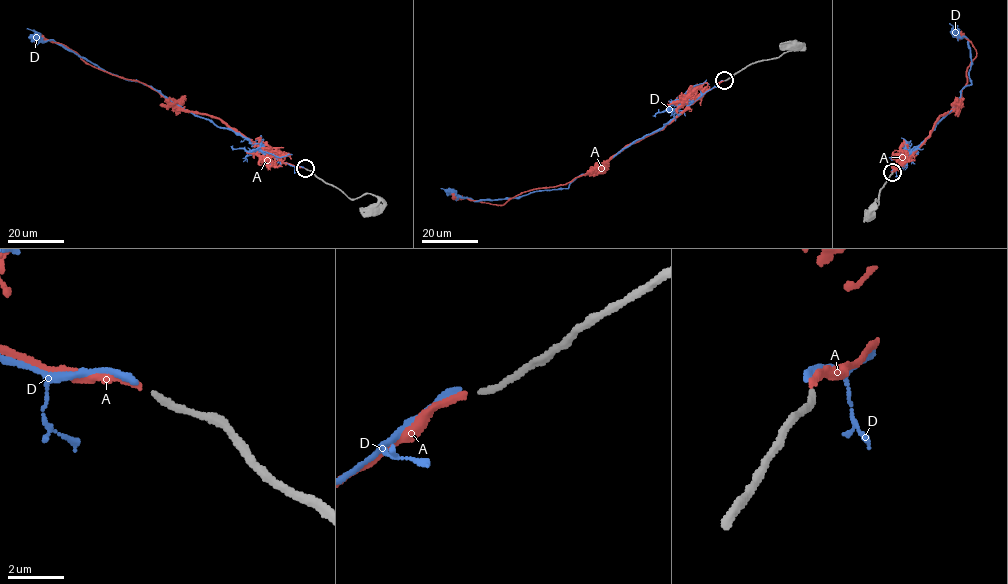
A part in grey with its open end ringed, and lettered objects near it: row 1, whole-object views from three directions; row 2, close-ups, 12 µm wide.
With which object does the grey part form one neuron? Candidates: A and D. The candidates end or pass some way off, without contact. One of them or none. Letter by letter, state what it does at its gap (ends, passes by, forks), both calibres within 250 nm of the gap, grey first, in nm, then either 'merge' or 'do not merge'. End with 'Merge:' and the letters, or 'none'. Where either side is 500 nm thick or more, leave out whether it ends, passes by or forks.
A: it ends | 220/240 nm | merge
D: it ends | 220/240 nm | do not merge
Merge: A

